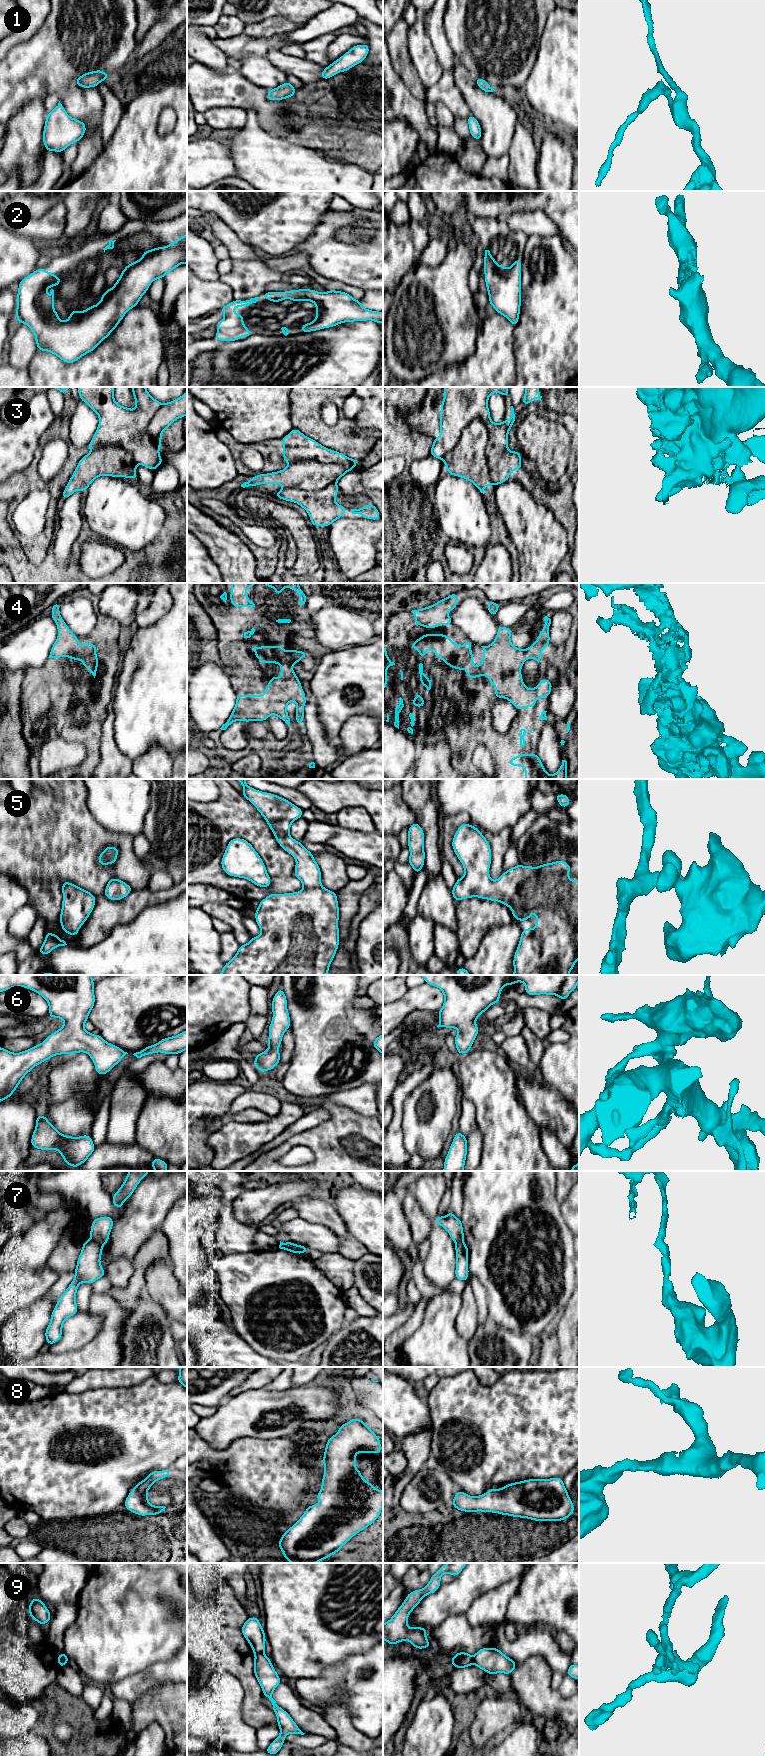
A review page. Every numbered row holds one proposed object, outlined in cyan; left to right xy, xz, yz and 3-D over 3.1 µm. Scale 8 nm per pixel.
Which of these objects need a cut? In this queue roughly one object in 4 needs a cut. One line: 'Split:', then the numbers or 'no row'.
Split: 3, 7, 9

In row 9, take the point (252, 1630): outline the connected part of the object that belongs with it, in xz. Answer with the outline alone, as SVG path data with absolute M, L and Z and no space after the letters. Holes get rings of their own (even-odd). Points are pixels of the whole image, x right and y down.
M249 1617L241 1627L242 1635L248 1641L254 1654L264 1653L265 1630L262 1629L258 1617Z

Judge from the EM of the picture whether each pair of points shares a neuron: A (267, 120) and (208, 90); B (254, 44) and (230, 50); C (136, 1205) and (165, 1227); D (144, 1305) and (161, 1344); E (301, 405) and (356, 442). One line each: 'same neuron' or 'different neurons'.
A: same neuron
B: same neuron
C: different neurons
D: same neuron
E: same neuron

